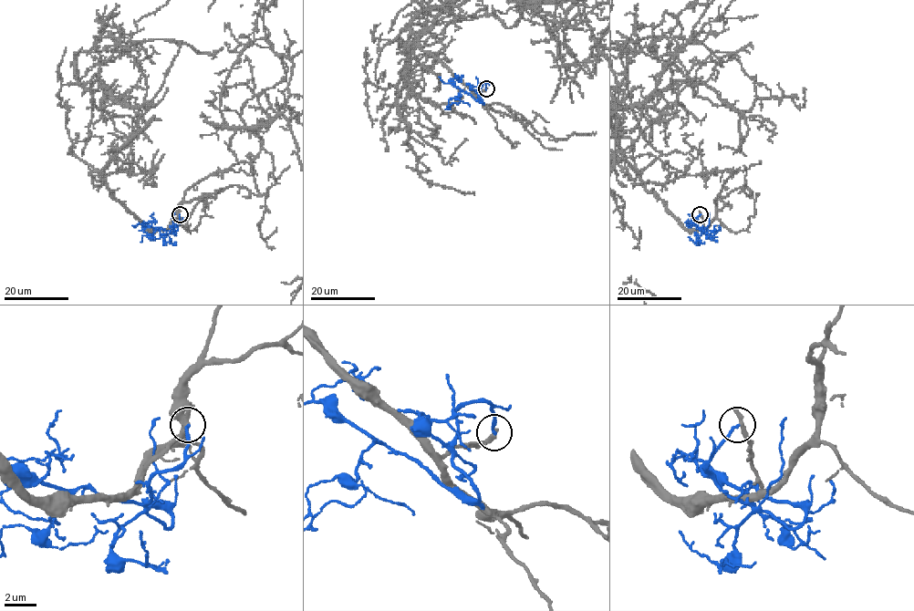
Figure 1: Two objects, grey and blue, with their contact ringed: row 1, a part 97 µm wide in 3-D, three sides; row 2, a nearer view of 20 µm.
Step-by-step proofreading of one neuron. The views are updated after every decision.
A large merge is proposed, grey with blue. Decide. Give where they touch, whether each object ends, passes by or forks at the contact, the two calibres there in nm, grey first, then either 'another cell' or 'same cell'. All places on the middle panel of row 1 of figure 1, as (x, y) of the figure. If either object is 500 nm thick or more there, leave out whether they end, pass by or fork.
place (486, 88); grey ends; blue ends; calibres 360 and 170 nm; another cell

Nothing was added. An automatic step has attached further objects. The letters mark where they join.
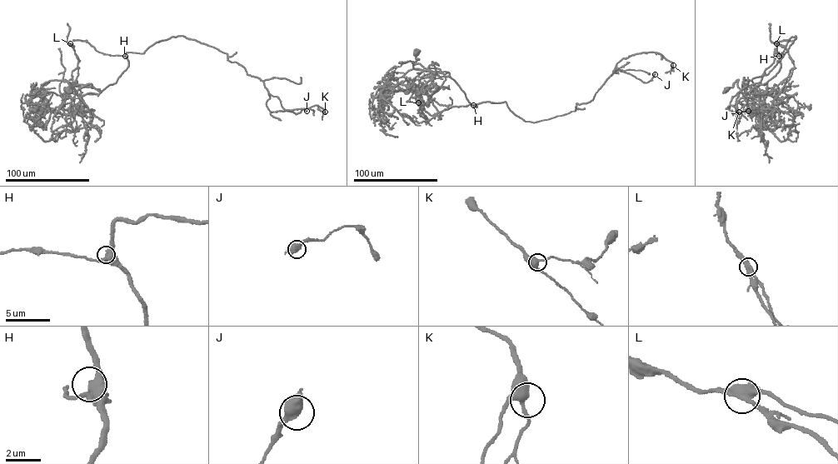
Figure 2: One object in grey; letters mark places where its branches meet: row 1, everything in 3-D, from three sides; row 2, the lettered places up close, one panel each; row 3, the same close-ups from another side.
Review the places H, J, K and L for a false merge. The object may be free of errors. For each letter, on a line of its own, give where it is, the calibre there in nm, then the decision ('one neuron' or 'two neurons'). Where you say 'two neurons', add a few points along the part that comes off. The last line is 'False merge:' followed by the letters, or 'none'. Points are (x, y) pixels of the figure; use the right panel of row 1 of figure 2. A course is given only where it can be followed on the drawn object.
H: at (779, 56); 500 nm thick; one neuron
J: at (748, 111); 440 nm thick; one neuron
K: at (739, 112); 400 nm thick; one neuron
L: at (776, 43); 440 nm thick; one neuron
False merge: none

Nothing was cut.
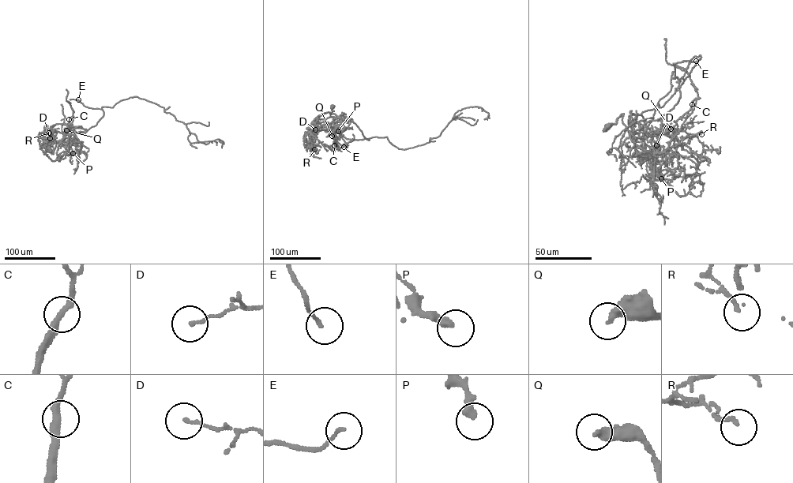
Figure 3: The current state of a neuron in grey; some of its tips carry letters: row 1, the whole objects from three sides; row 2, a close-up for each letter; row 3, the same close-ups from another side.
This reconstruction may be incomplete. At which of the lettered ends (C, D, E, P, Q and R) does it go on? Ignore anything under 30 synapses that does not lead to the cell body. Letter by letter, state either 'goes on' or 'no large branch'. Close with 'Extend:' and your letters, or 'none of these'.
C: no large branch
D: no large branch
E: no large branch
P: no large branch
Q: no large branch
R: no large branch
Extend: none of these

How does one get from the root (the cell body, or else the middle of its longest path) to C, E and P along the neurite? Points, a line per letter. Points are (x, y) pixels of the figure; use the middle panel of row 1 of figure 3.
C: (332, 106), (333, 111), (330, 114), (340, 117), (342, 121), (340, 127), (328, 128), (334, 135), (334, 145)
E: (332, 106), (330, 114), (351, 118), (369, 139), (354, 140), (343, 144), (343, 147)
P: (332, 106), (333, 111), (330, 114), (341, 118), (341, 125), (334, 128), (338, 131)

